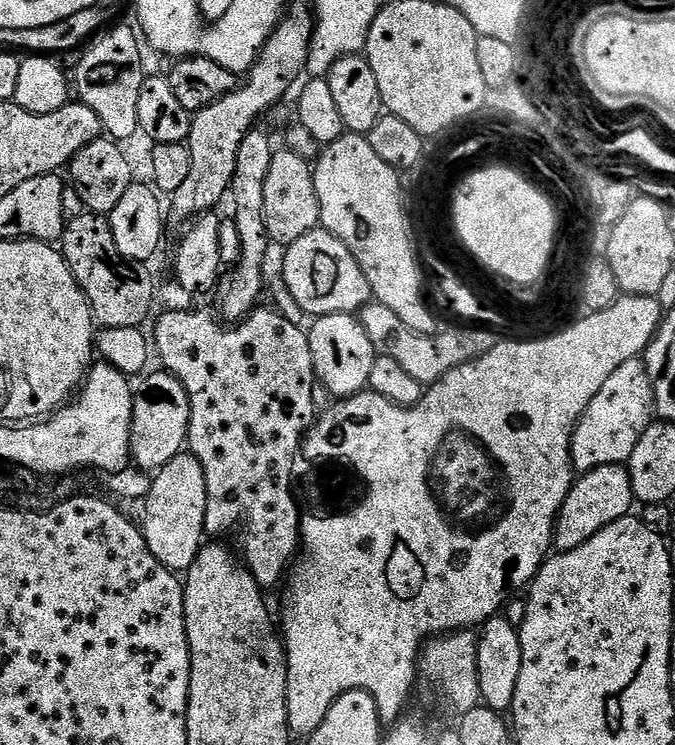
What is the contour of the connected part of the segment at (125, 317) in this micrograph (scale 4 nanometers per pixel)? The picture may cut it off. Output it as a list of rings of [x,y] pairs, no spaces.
[[[85,214],[67,221],[62,237],[64,261],[70,266],[78,286],[86,294],[88,305],[97,325],[105,328],[134,327],[140,328],[152,308],[152,276],[148,273],[149,265],[139,260],[122,258],[118,246],[114,246],[114,234],[111,223],[103,215]]]

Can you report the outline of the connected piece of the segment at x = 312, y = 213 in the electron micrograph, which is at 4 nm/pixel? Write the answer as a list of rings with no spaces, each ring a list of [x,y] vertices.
[[[287,150],[273,151],[270,174],[266,174],[262,190],[264,221],[269,241],[276,243],[277,240],[281,246],[287,246],[308,232],[317,231],[320,224],[320,207],[318,194],[314,190],[313,171],[313,165],[295,153]]]

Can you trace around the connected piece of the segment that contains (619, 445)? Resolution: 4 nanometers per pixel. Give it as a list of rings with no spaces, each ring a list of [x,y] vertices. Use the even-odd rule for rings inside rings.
[[[643,359],[627,360],[606,378],[602,390],[586,406],[580,415],[576,428],[572,431],[572,467],[583,474],[598,466],[611,464],[627,465],[638,438],[648,429],[654,420],[654,401],[652,398],[652,380]]]

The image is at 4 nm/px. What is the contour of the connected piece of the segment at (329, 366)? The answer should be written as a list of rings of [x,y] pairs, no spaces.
[[[339,312],[329,316],[317,316],[311,321],[312,328],[307,329],[308,341],[310,342],[310,354],[316,367],[316,378],[321,385],[324,384],[333,392],[333,397],[343,398],[353,396],[355,392],[363,392],[368,388],[368,379],[370,378],[370,366],[374,366],[378,355],[375,344],[372,343],[372,337],[368,335],[363,324],[355,315]]]

